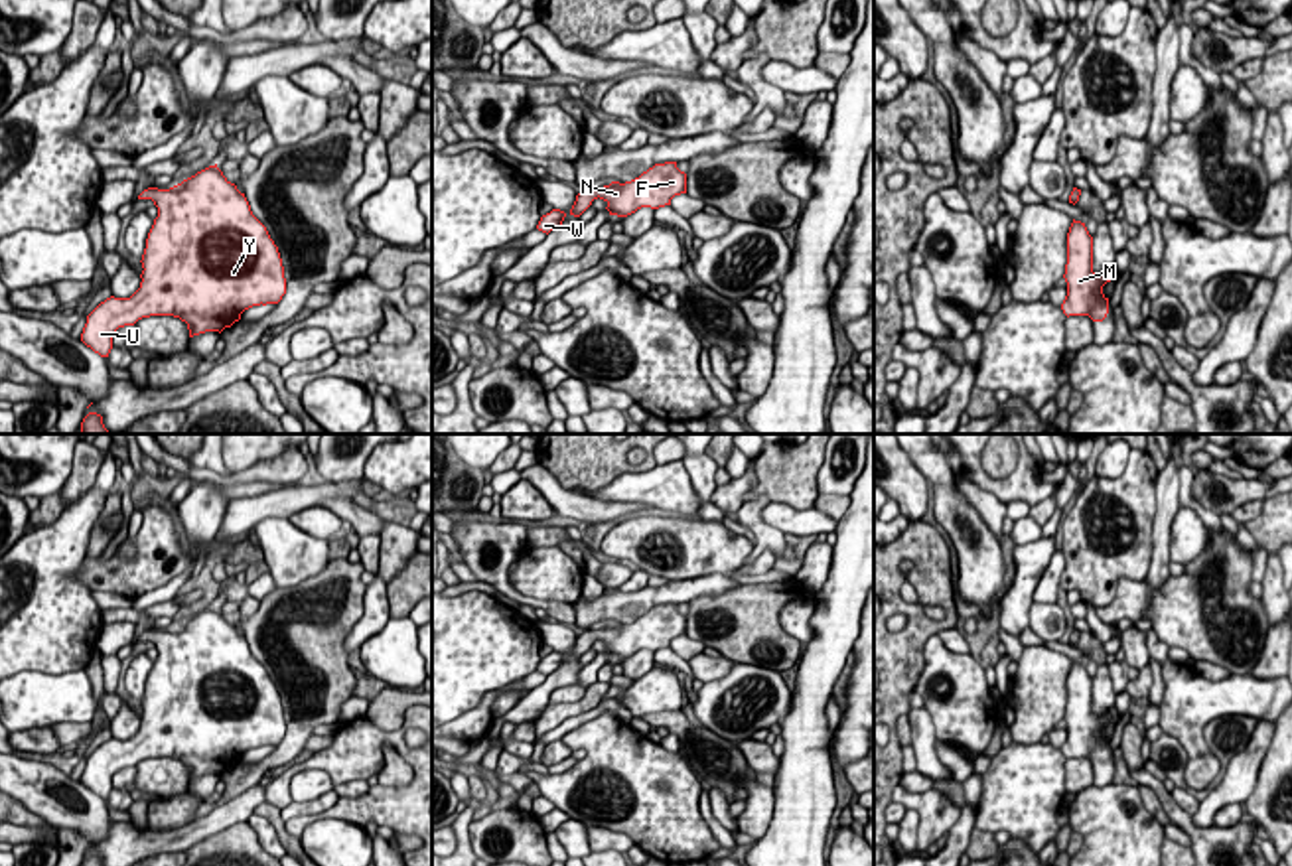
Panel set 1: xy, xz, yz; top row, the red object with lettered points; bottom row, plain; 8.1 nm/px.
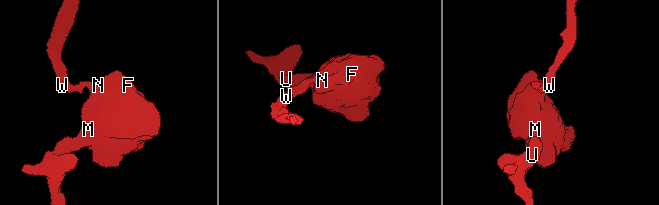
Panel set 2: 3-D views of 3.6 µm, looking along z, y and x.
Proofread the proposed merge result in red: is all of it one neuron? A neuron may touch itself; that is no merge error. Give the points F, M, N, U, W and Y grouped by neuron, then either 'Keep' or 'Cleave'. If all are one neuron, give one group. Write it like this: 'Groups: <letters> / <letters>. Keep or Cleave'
Groups: F M N U W Y. Keep

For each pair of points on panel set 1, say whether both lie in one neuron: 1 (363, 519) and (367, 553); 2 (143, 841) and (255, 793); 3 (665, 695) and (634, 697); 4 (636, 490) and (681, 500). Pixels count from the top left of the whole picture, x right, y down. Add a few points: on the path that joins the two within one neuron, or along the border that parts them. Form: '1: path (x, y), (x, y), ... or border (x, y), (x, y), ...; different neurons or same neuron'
1: border (377, 533), (361, 537); different neurons
2: path (170, 841), (184, 839), (227, 815); same neuron
3: path (657, 695), (642, 697); same neuron
4: path (647, 490), (669, 490); same neuron

